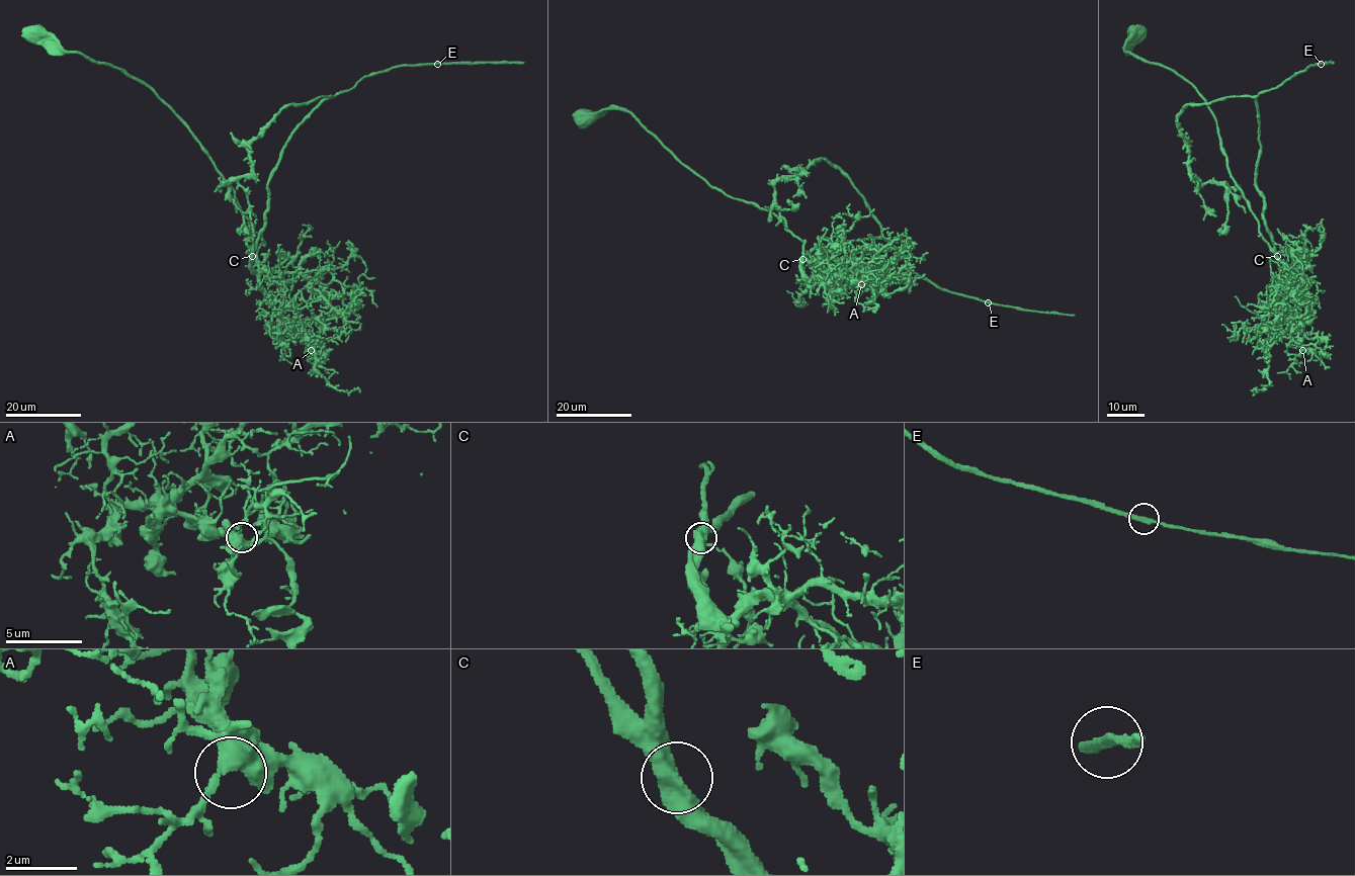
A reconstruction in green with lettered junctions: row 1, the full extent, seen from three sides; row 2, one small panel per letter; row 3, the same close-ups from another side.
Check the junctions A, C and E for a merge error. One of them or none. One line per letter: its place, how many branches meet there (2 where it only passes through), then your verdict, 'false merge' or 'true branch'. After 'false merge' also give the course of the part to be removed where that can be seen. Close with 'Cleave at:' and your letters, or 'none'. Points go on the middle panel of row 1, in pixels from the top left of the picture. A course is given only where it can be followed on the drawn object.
A: at (861, 284); 2 branches meet; true branch
C: at (802, 259); 2 branches meet; true branch
E: at (988, 302); 2 branches meet; true branch
Cleave at: none

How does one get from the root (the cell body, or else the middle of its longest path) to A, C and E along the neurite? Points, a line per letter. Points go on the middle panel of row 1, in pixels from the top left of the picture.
A: (584, 115), (626, 108), (712, 186), (775, 214), (803, 242), (800, 273), (809, 280), (844, 277), (861, 284)
C: (584, 115), (626, 108), (712, 186), (775, 214), (803, 242), (802, 259)
E: (584, 115), (626, 108), (712, 186), (775, 214), (805, 255), (819, 238), (884, 238), (914, 273), (988, 302)

